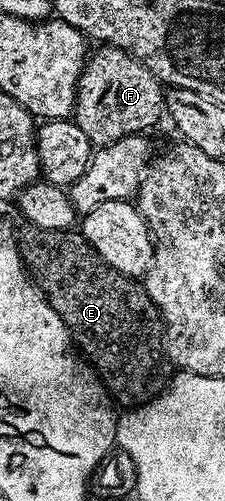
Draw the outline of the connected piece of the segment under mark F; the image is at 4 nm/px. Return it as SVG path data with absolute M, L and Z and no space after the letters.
M98 46L87 55L78 79L72 119L88 134L91 145L114 144L125 136L145 133L164 116L164 88L151 72L124 50Z

